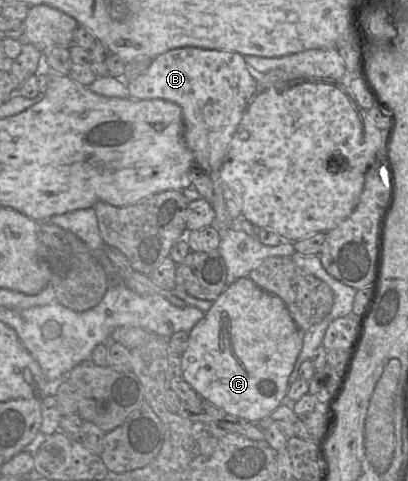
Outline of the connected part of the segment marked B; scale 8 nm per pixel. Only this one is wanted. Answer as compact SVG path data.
M183 46L170 49L152 58L150 66L129 82L129 97L135 100L163 99L177 104L182 110L183 137L185 144L194 156L195 165L203 169L213 183L211 205L215 212L215 220L211 226L217 230L232 229L233 218L227 211L223 198L223 182L221 167L229 145L254 97L257 94L256 75L250 70L244 56L226 50Z

